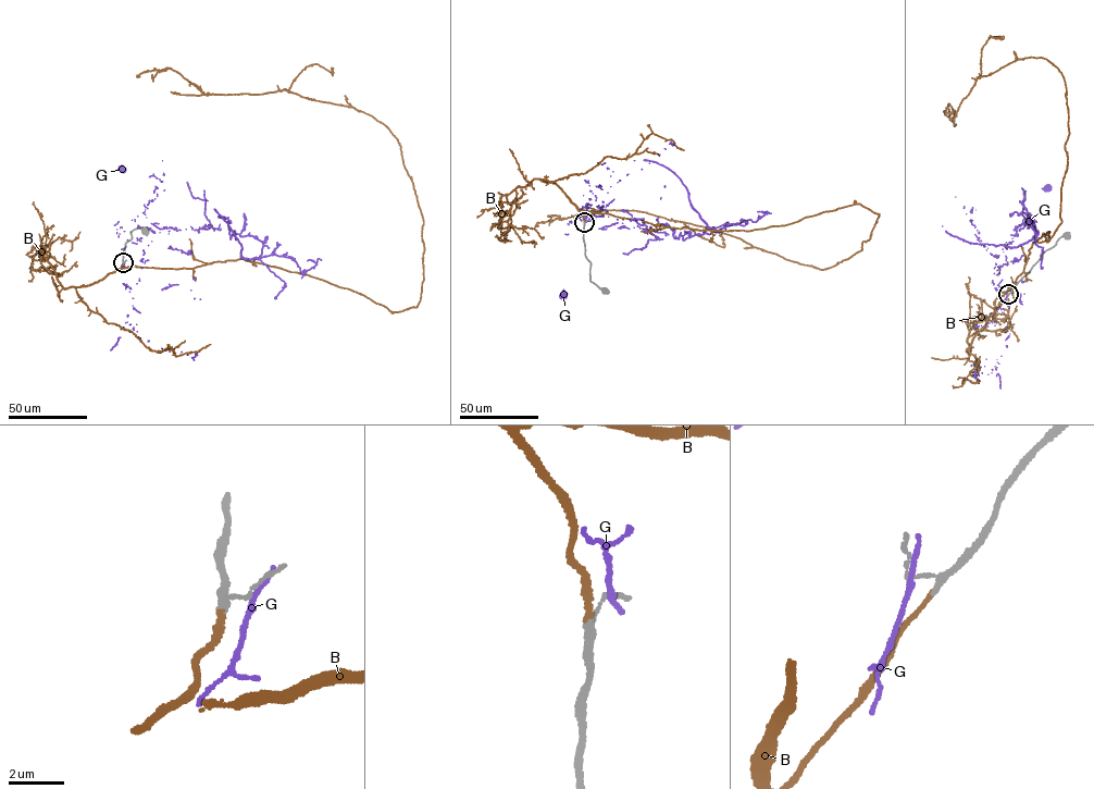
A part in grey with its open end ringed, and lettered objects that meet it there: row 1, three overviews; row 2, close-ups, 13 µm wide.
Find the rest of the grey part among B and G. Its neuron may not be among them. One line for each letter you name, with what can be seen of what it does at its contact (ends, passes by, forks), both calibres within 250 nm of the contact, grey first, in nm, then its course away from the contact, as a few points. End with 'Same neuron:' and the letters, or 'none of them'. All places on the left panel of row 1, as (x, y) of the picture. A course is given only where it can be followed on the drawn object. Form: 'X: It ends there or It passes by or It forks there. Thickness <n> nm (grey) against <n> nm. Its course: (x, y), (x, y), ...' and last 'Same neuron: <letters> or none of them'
B: It ends there. Thickness 200 nm (grey) against 170 nm. Its course: (123, 262), (241, 259), (398, 312), (423, 280), (423, 219), (383, 123), (286, 89), (136, 77)
Same neuron: B

